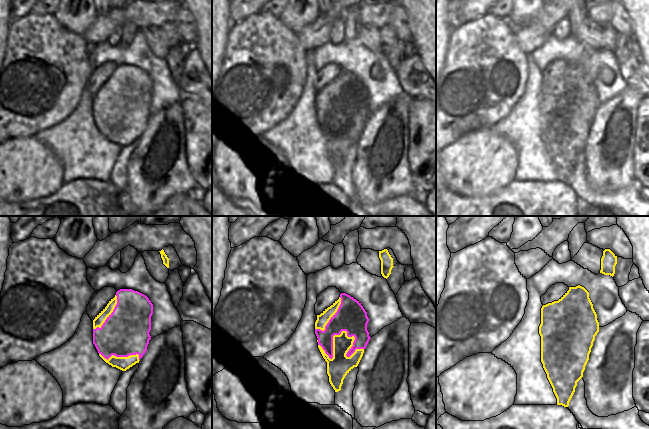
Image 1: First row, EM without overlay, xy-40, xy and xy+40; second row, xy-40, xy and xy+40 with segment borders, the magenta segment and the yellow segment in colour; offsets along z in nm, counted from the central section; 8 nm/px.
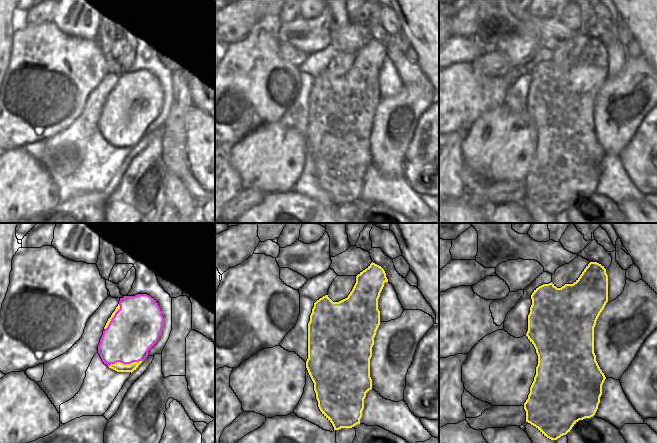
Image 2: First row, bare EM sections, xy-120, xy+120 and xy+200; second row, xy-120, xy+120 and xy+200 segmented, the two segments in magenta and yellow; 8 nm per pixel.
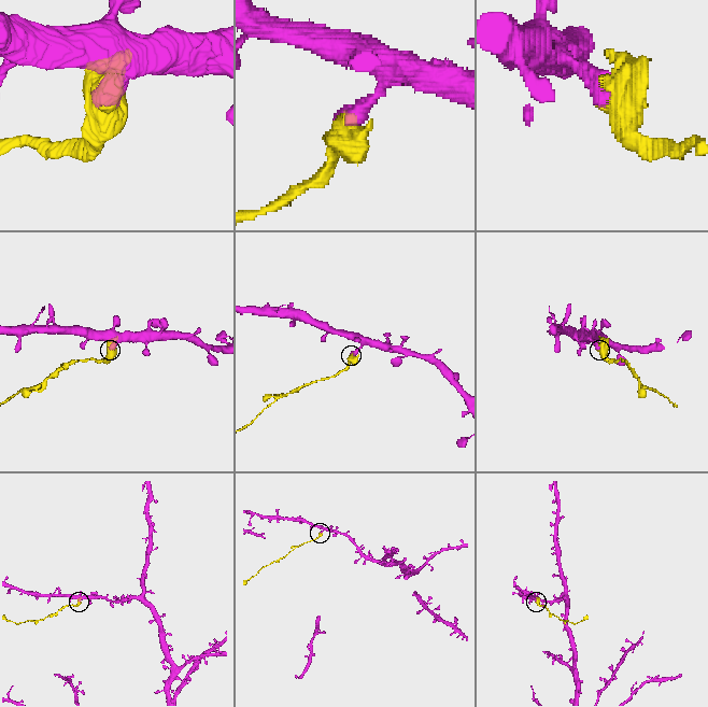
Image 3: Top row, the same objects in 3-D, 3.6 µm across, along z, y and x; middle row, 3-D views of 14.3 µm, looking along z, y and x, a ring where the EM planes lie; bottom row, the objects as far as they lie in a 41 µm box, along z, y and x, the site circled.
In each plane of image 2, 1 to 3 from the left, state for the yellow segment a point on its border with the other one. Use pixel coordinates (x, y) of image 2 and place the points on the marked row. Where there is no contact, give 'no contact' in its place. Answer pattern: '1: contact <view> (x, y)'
1: contact xy-120 (125, 363)
2: no contact
3: no contact

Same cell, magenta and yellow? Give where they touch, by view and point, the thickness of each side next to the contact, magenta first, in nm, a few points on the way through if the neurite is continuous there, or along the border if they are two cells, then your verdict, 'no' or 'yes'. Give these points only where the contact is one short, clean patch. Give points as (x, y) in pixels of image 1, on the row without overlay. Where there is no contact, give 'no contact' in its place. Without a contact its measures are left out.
xy (344, 106) | 240/150 nm | no

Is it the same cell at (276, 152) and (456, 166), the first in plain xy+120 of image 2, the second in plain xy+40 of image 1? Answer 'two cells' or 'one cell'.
one cell

